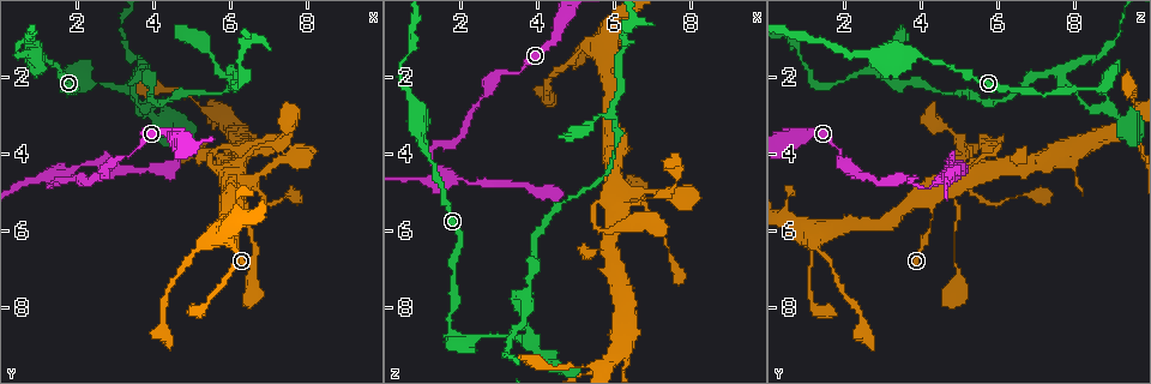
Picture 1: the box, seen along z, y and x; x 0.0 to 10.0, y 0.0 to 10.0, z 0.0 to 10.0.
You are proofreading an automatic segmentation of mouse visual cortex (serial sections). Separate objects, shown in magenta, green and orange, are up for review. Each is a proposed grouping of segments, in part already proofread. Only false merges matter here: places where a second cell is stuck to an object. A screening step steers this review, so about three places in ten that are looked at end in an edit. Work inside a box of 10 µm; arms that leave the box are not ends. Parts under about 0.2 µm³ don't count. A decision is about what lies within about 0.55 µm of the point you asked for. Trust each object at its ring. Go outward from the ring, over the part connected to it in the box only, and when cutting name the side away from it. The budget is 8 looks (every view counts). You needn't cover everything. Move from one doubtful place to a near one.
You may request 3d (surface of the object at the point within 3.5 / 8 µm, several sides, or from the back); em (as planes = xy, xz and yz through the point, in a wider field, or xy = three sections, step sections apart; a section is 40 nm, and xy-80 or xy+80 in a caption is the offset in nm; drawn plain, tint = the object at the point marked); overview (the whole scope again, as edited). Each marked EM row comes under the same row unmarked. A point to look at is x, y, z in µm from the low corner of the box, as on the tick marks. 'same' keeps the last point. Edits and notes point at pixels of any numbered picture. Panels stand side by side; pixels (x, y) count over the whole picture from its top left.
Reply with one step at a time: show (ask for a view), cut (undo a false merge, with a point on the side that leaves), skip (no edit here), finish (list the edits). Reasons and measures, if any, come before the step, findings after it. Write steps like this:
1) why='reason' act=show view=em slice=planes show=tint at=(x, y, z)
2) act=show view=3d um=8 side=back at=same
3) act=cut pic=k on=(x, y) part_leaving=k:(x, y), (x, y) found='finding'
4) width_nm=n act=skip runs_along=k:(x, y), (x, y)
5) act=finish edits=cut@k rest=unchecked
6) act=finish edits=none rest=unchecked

why='sharp bend' act=show view=3d um=3.5 at=(1.75, 2.30, 8.70)

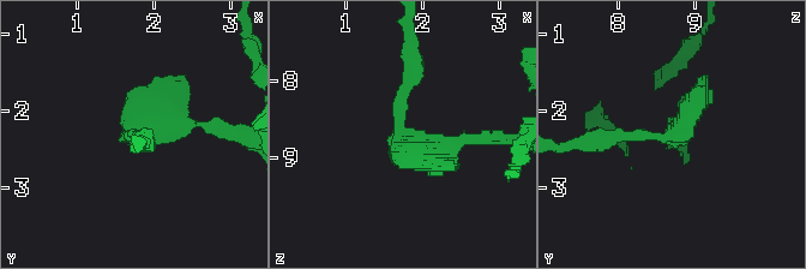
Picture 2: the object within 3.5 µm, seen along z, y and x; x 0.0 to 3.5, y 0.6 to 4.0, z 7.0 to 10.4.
why='need the tissue' act=show view=em slice=xy step=5 show=tint at=(1.70, 2.30, 8.65)

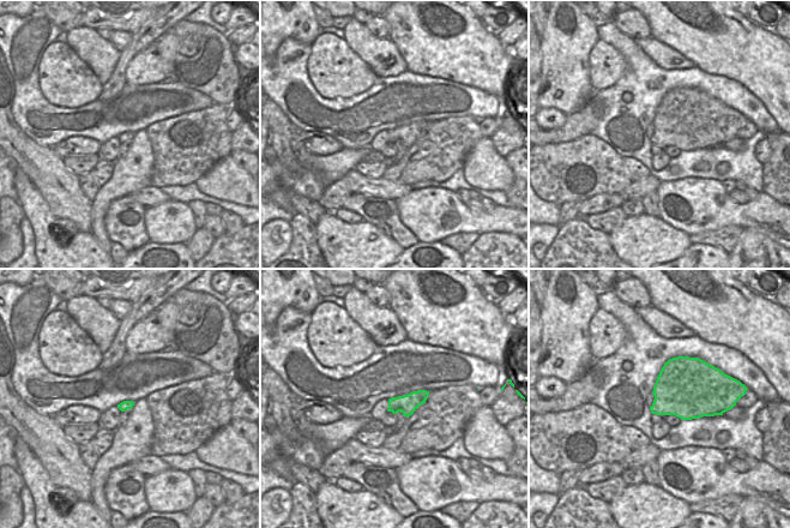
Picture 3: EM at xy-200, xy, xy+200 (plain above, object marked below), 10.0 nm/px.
act=skip runs_along=2:(410, 58), (400, 127), (476, 141) found='one cell here'

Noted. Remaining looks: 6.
why='narrows sharply' act=show view=3d um=3.5 at=(1.50, 4.75, 4.55)

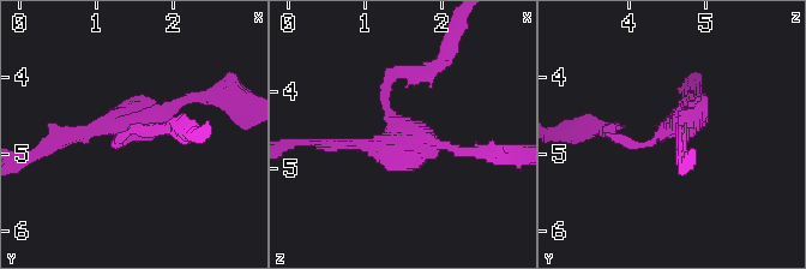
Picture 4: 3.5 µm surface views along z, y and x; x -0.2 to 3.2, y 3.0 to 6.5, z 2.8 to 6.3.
act=show view=em slice=planes show=tint at=(1.55, 4.65, 4.45)

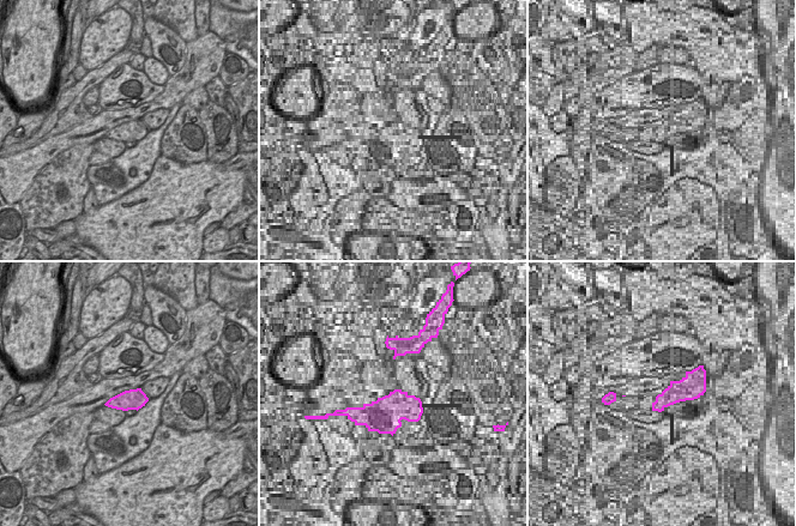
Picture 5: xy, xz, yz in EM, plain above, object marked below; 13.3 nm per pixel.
act=skip runs_along=4:(134, 129), (205, 95) found='continuous, no second cell'

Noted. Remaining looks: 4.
act=show view=3d um=3.5 side=back at=(6.30, 4.70, 5.00)

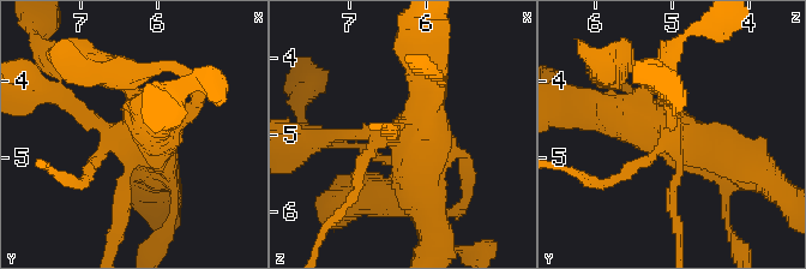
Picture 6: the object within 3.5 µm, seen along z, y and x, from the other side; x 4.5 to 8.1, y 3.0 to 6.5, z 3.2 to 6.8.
act=show view=em slice=xy step=5 show=tint at=(6.30, 4.70, 5.00)

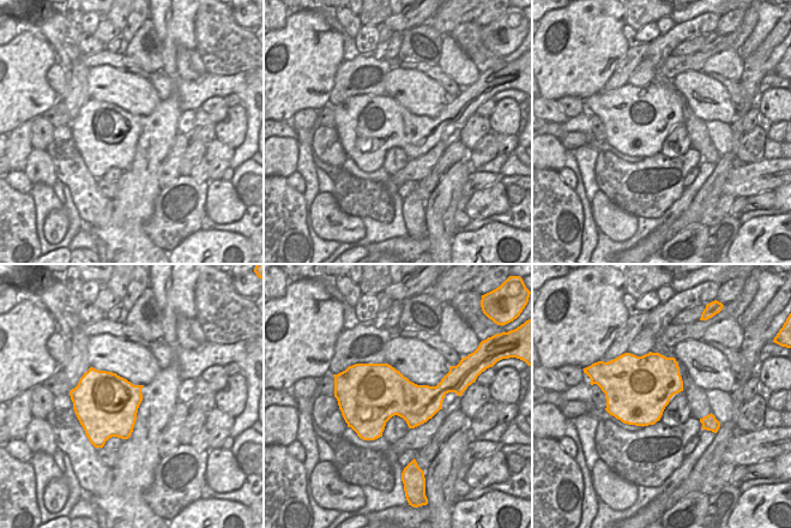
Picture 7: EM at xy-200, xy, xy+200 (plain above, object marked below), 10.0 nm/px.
why='cut it another way' act=show view=em slice=xy step=3 show=tint at=same

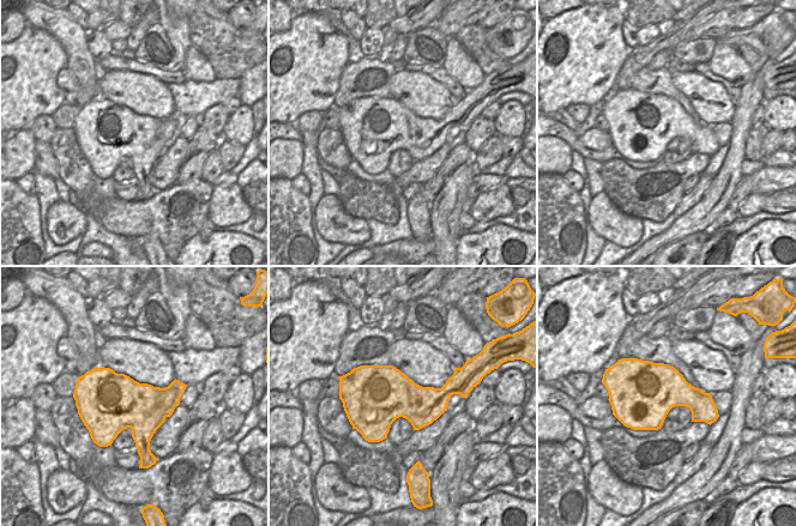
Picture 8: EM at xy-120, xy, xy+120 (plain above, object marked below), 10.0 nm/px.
width_nm=600 act=skip runs_along=6:(738, 173), (719, 151), (602, 111) found='one cell here'

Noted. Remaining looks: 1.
act=finish edits=none rest=unchecked

